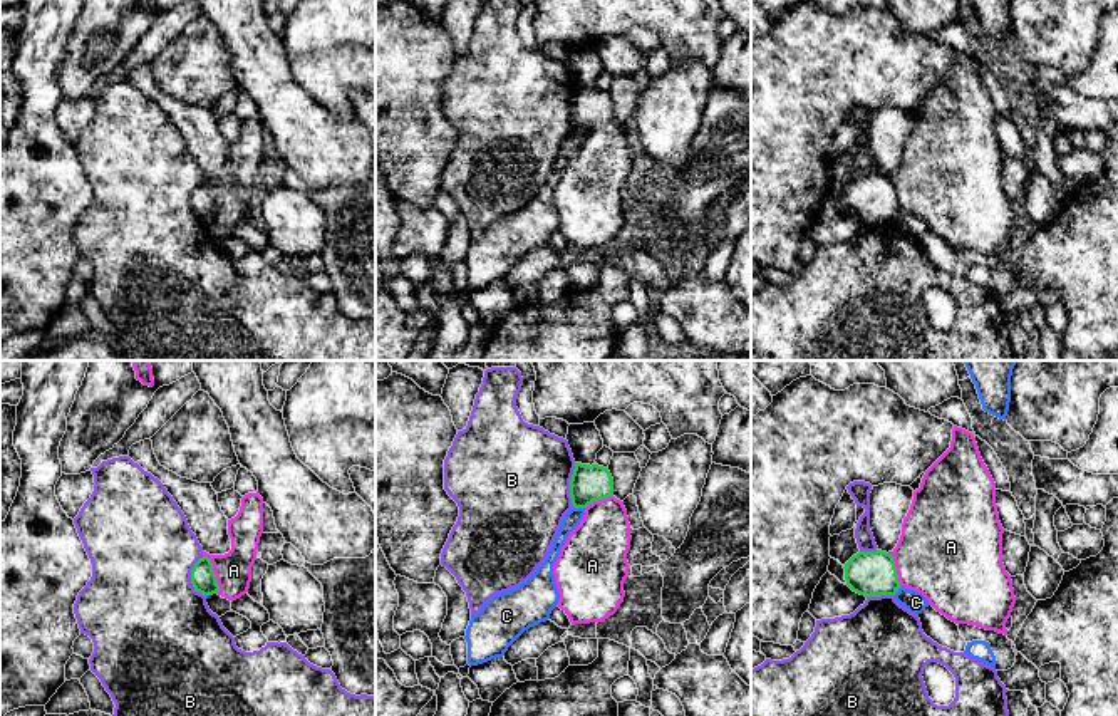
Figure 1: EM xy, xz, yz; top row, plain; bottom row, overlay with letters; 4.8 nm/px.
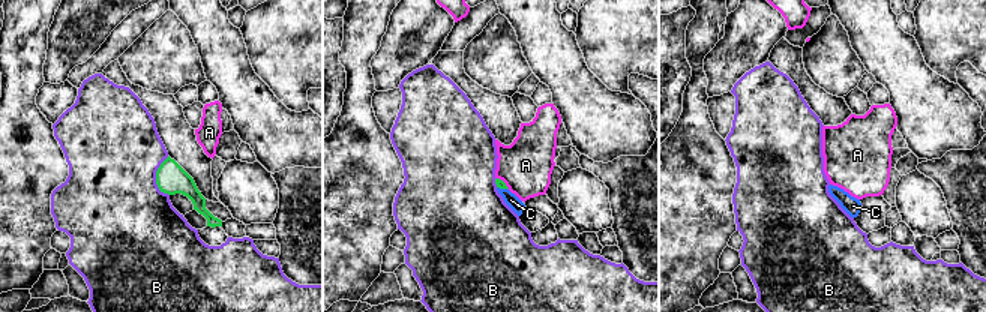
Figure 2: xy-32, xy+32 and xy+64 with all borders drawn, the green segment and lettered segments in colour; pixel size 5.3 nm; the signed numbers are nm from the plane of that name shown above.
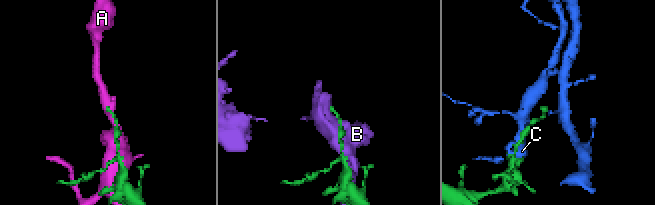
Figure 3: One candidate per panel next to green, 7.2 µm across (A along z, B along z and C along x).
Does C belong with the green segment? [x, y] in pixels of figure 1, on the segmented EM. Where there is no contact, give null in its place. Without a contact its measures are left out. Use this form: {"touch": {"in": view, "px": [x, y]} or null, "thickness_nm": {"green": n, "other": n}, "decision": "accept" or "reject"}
{"touch": {"in": "xz", "px": [579, 507]}, "thickness_nm": {"green": 180, "other": 80}, "decision": "reject"}

